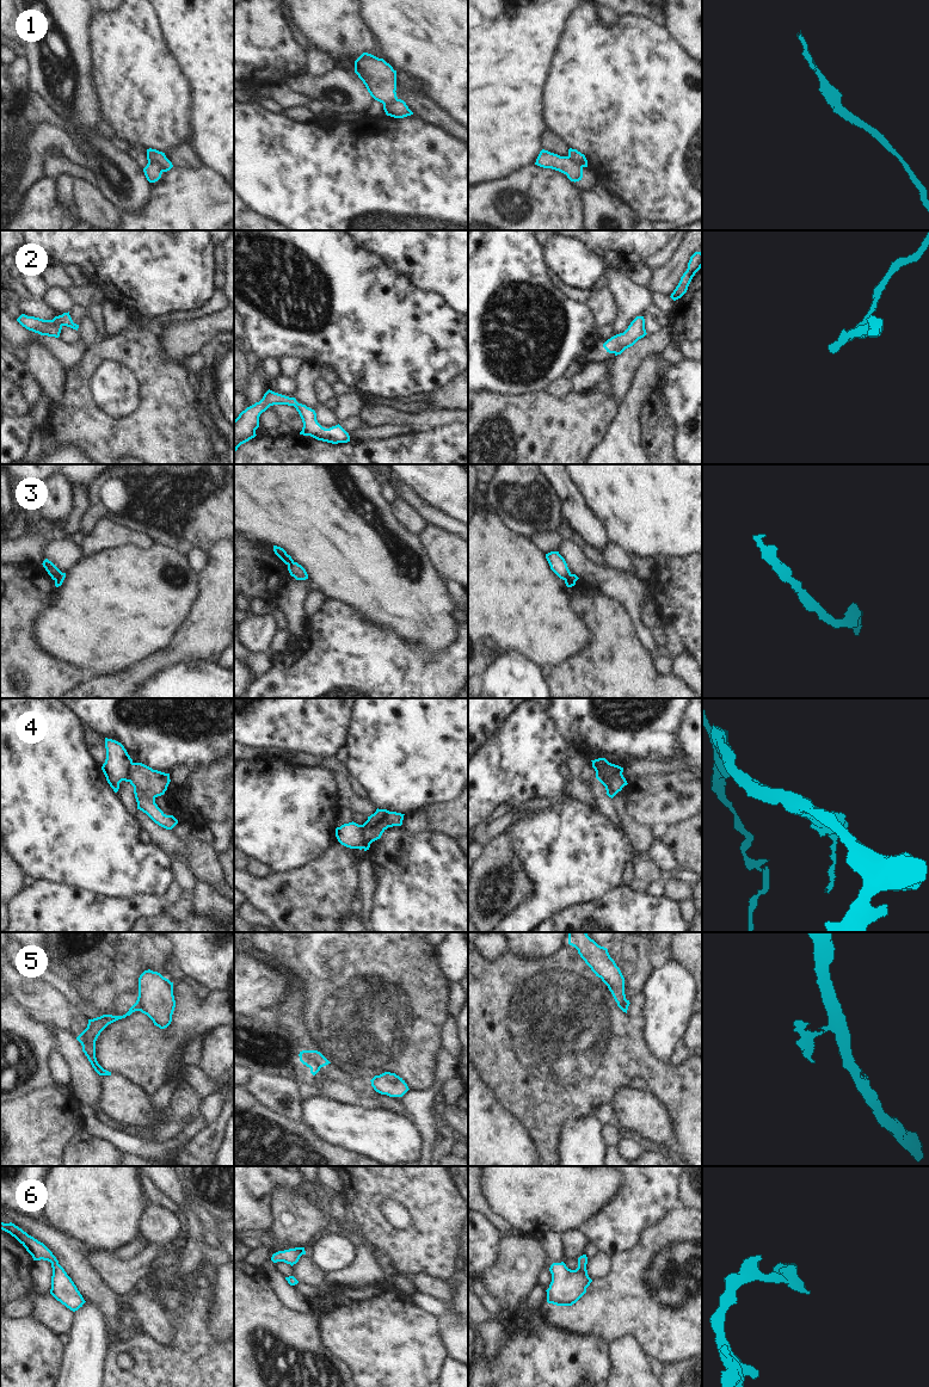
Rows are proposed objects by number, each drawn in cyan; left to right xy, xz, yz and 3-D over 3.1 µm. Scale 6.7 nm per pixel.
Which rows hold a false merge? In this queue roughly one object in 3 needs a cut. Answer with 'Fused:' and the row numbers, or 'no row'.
Fused: 1, 3, 4, 5

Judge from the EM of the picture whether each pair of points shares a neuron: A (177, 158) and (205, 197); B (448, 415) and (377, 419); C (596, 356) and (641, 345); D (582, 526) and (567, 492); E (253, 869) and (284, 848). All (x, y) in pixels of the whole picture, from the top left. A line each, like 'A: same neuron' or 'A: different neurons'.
A: different neurons
B: same neuron
C: different neurons
D: same neuron
E: different neurons

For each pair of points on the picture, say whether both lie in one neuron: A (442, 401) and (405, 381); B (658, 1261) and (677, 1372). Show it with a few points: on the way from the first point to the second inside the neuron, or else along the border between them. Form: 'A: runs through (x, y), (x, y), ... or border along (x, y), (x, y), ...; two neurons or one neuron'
A: border along (454, 377), (429, 393); two neurons
B: border along (689, 1357), (666, 1366); two neurons

